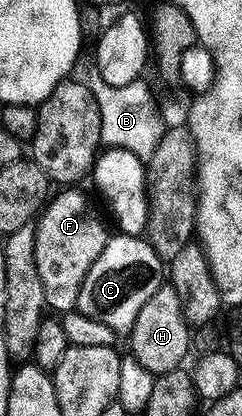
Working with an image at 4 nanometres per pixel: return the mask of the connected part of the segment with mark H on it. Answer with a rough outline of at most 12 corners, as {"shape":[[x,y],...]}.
{"shape":[[162,283],[128,337],[154,375],[186,364],[191,326],[175,286]]}

